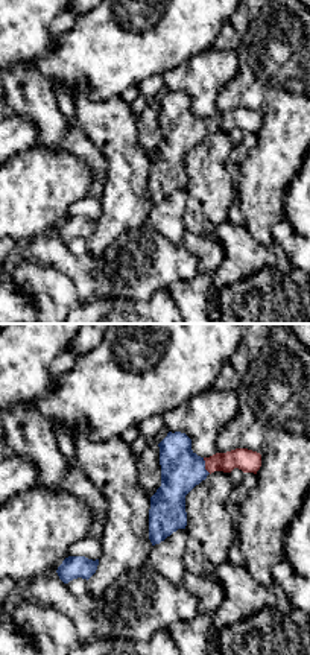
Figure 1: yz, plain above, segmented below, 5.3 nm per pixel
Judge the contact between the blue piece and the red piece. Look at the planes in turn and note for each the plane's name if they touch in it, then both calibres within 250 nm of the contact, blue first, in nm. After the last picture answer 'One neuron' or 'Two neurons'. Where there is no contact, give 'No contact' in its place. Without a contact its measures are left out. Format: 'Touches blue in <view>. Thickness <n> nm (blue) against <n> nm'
Touches blue in yz. Thickness 220 nm (blue) against 120 nm

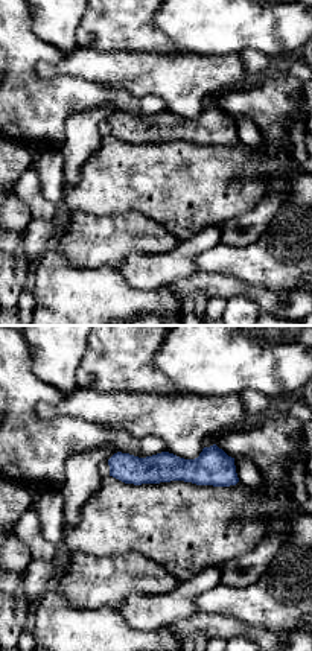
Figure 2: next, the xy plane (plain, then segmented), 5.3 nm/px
No contact

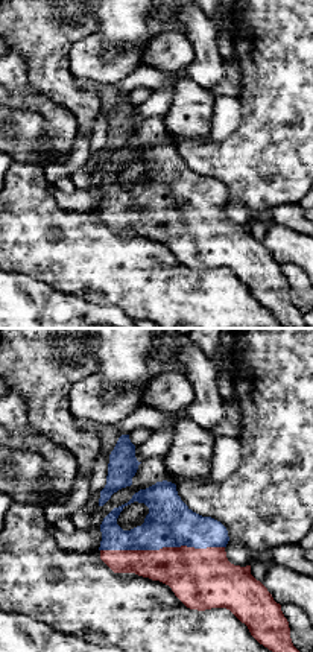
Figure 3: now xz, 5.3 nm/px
Touches blue in xz. Thickness 260 nm (blue) against 300 nm

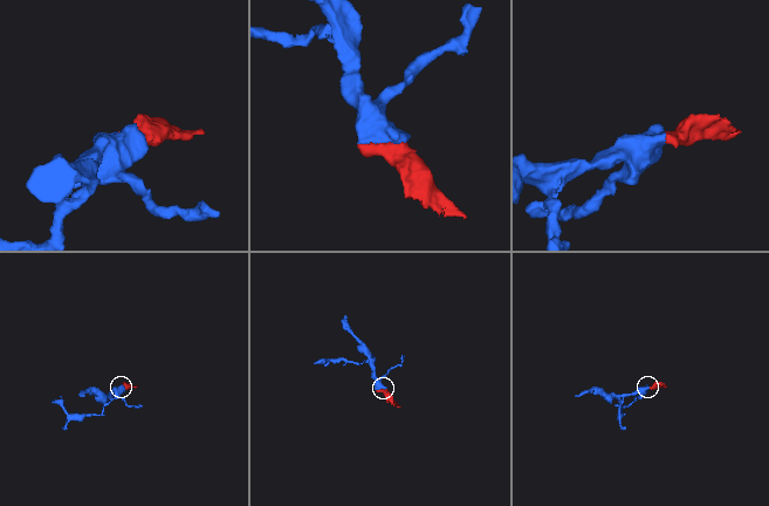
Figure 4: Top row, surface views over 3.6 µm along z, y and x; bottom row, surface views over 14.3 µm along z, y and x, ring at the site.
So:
One neuron

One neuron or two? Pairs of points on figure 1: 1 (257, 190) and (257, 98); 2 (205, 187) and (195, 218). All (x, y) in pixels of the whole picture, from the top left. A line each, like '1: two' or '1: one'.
1: one
2: one

